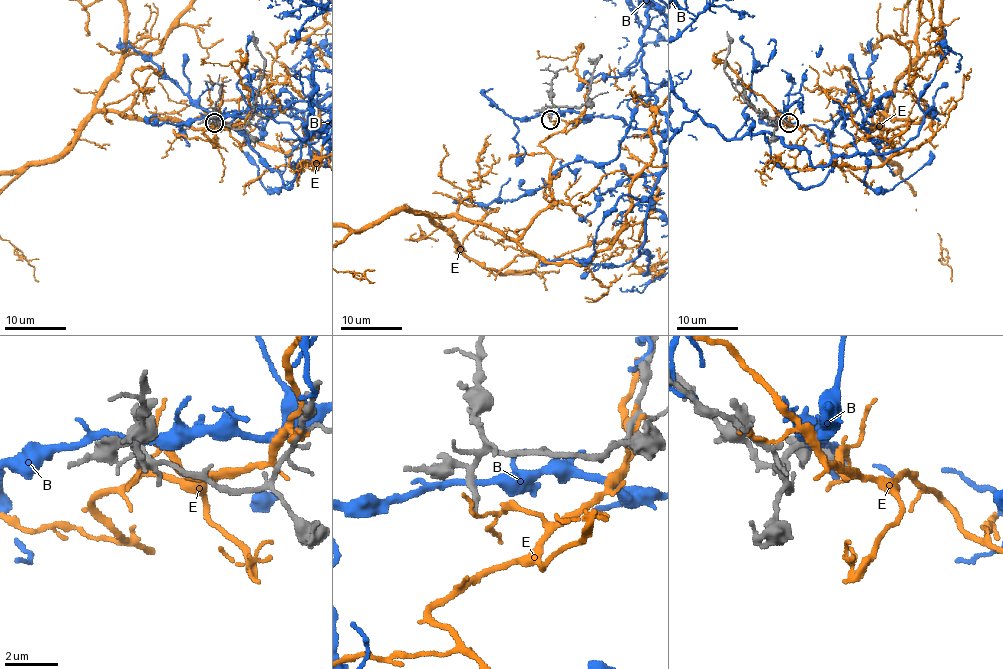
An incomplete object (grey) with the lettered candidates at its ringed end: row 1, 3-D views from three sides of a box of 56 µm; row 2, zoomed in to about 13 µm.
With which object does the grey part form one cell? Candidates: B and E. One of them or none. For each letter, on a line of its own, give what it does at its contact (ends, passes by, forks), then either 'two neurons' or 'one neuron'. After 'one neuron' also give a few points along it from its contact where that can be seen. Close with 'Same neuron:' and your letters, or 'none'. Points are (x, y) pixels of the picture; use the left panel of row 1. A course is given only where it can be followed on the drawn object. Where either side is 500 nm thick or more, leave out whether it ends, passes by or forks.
B: it passes by; two neurons
E: it ends; two neurons
Same neuron: none

